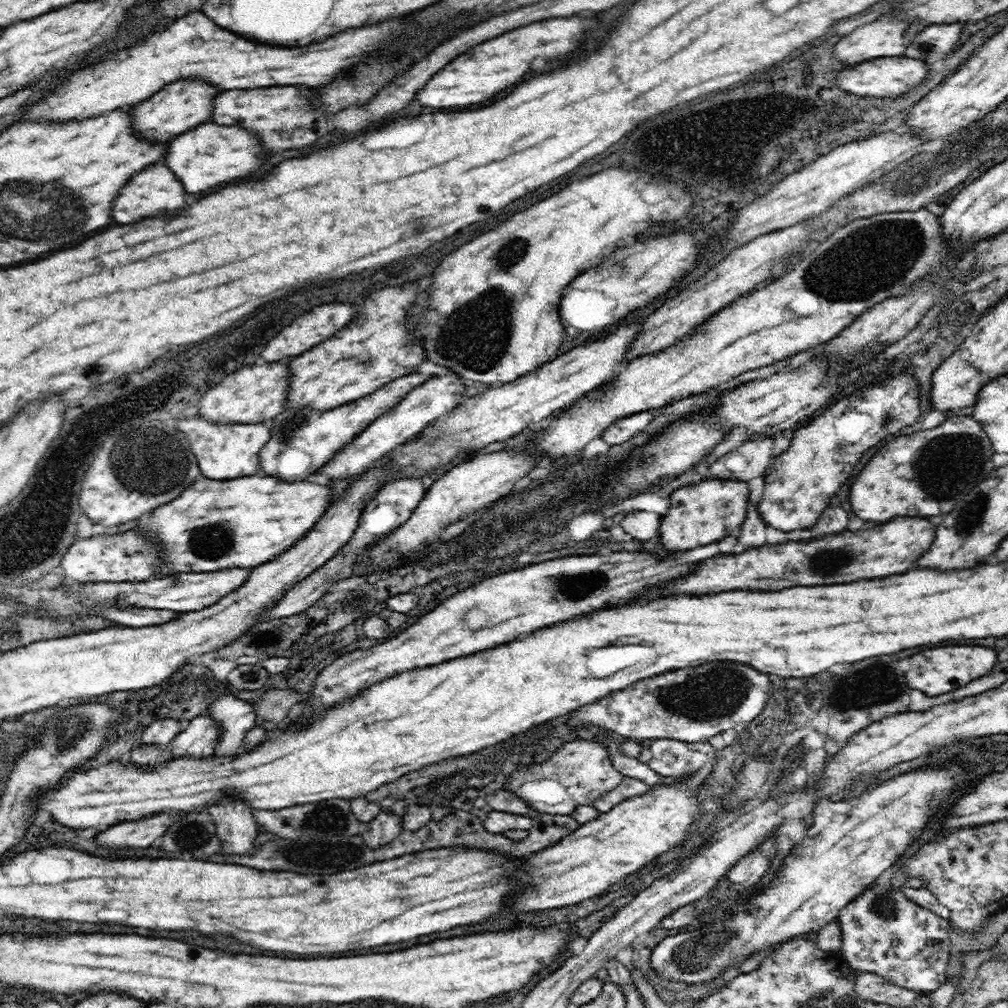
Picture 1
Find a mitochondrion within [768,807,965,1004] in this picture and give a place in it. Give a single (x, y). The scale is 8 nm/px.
(884, 906)

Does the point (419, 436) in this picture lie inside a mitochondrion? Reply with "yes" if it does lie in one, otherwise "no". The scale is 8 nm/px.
no

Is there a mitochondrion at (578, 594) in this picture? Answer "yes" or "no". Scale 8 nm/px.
yes

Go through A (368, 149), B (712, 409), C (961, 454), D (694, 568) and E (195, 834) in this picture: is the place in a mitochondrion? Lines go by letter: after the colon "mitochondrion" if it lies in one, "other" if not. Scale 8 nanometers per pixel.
A: other
B: other
C: mitochondrion
D: other
E: mitochondrion

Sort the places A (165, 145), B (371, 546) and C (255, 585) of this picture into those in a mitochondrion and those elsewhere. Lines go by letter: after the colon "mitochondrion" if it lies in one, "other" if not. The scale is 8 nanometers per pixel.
A: other
B: other
C: other

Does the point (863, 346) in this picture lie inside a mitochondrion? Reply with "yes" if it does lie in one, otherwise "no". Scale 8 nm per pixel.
no

